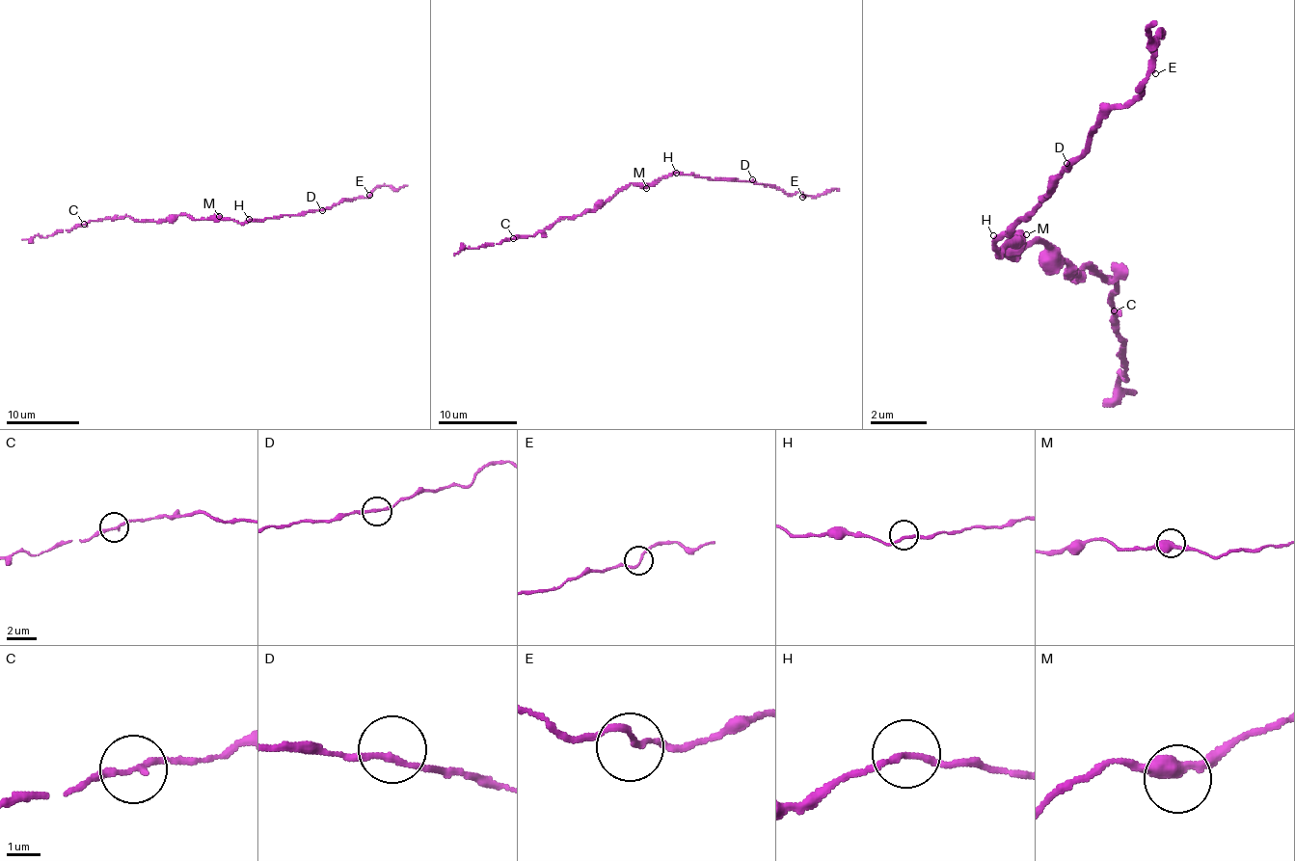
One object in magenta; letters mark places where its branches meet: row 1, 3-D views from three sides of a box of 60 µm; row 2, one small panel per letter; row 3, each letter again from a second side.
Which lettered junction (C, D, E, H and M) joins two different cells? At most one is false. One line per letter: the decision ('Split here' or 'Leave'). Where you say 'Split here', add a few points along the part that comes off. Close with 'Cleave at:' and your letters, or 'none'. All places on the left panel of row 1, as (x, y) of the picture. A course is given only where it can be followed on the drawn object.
C: Leave
D: Leave
E: Leave
H: Leave
M: Leave
Cleave at: none

